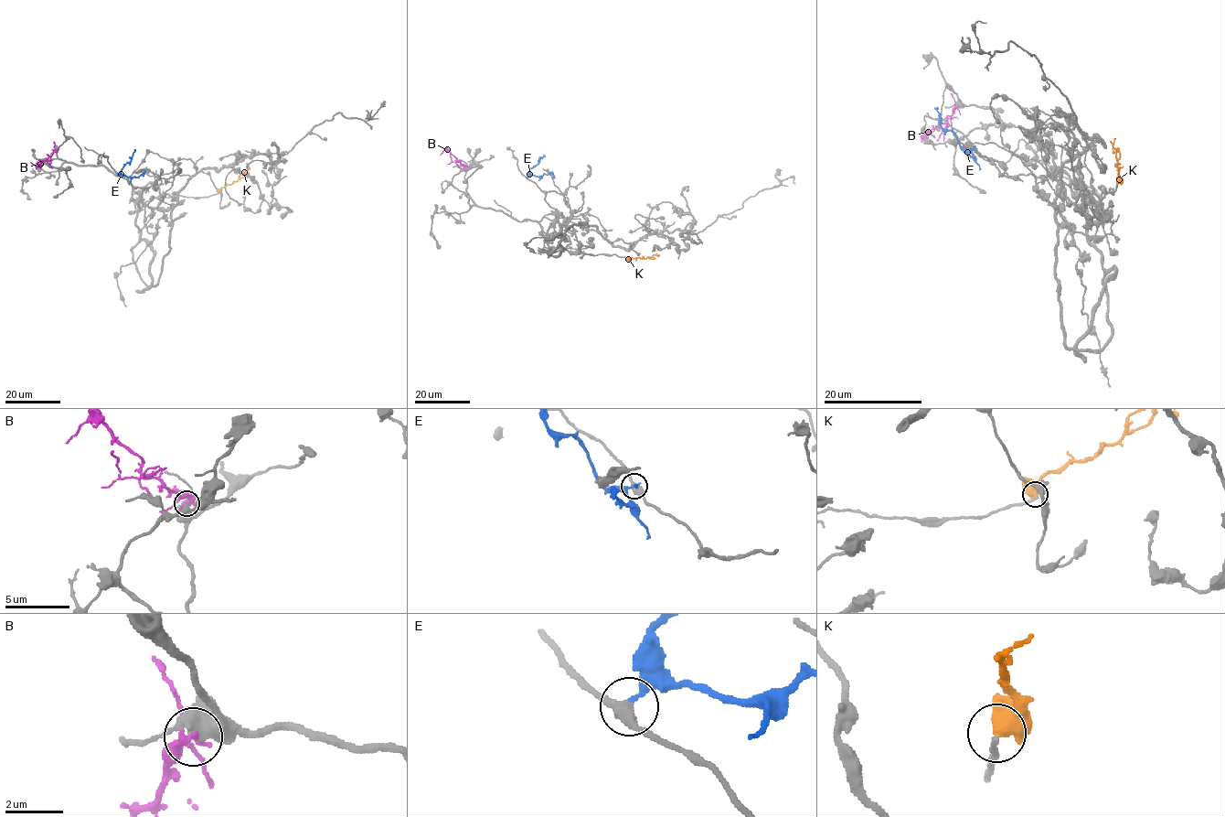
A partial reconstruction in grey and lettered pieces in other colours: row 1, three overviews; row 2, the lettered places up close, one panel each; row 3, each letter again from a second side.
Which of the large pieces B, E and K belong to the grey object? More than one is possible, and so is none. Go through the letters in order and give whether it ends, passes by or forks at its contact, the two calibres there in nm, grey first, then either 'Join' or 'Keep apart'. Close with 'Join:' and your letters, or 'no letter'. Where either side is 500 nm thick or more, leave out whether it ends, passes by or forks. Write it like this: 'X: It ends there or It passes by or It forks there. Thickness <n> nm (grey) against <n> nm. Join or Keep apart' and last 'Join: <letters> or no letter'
B: Thickness 500 nm (grey) against 360 nm. Keep apart
E: It ends there. Thickness 400 nm (grey) against 240 nm. Keep apart
K: Thickness 190 nm (grey) against 700 nm. Keep apart
Join: no letter

